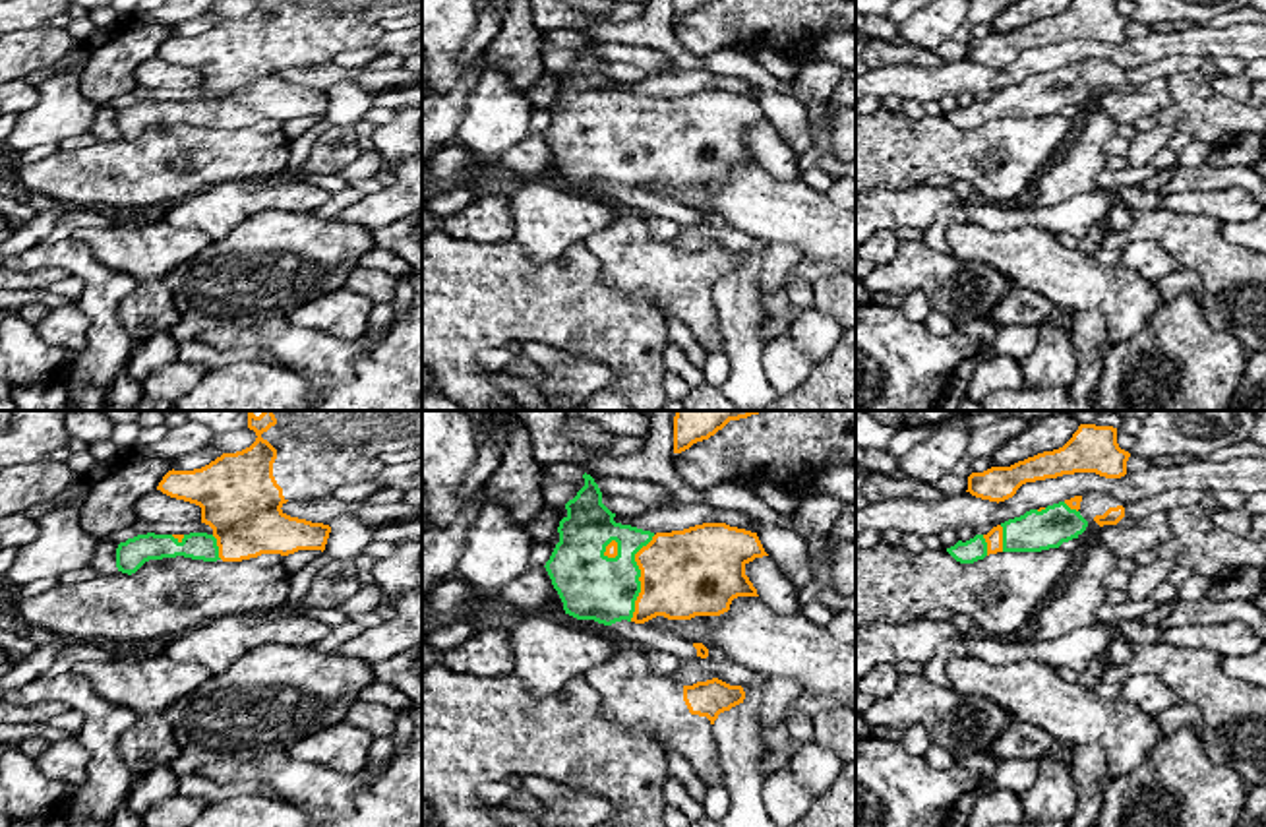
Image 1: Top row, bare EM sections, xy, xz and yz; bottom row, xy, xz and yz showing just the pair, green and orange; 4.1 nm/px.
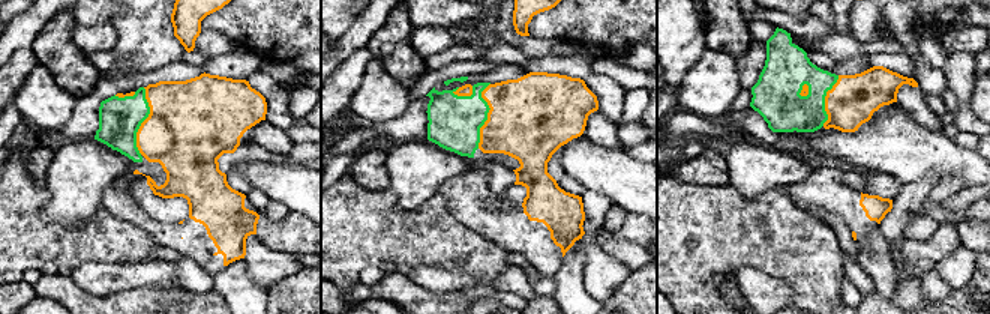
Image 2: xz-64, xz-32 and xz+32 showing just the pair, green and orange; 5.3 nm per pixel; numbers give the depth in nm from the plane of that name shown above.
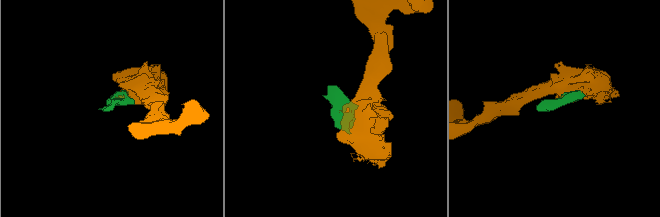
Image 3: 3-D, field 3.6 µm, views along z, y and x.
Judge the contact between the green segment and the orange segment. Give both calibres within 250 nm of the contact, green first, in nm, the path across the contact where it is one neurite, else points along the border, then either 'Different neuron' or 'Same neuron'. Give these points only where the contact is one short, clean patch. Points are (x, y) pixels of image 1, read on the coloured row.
Thickness 280 nm (green) against 360 nm. Same neuron

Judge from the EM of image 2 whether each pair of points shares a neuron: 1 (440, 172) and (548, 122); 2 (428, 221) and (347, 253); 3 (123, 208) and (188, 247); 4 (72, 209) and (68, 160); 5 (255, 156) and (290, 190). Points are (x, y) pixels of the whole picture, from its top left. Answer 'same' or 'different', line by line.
1: different
2: same
3: same
4: same
5: same

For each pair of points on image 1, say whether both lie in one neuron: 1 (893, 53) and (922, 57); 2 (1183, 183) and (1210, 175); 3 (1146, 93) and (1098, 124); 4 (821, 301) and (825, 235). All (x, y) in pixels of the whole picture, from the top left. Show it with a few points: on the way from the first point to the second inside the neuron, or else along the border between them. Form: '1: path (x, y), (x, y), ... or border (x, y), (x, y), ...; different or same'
1: path (901, 53), (914, 55); same
2: path (1189, 179), (1205, 179); same
3: border (1096, 97), (1100, 107), (1117, 124); different
4: border (815, 272), (829, 275); different

